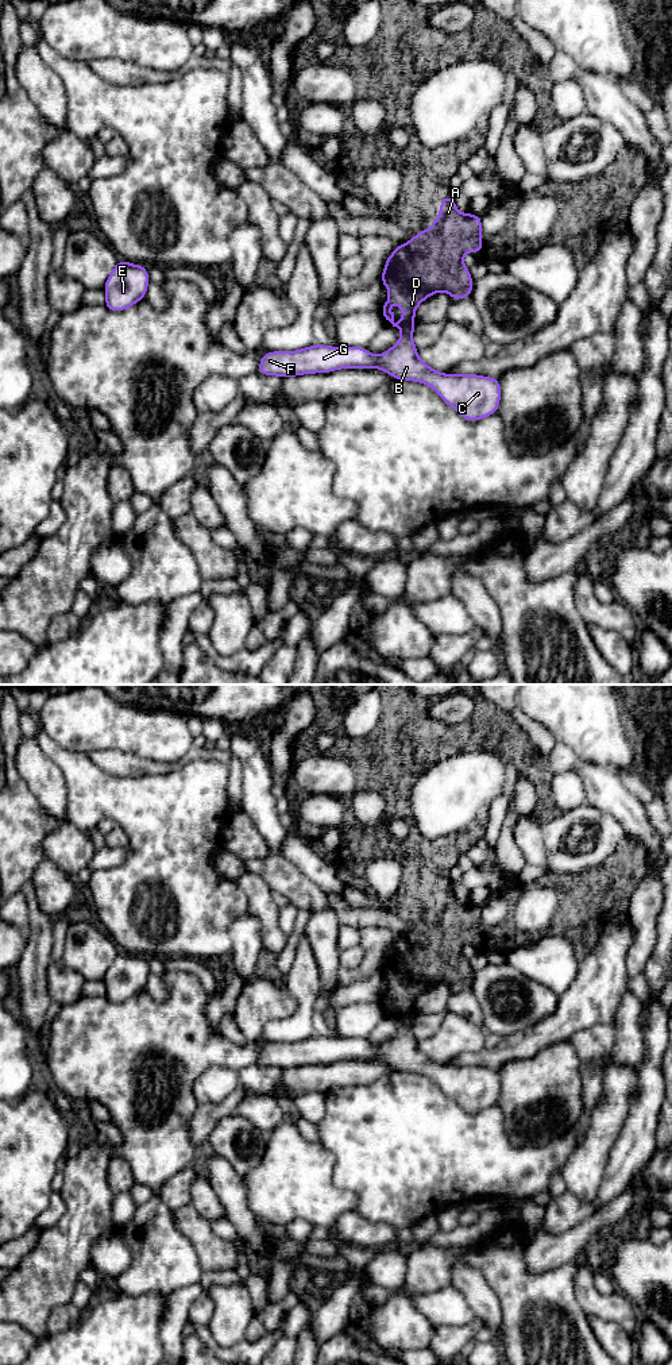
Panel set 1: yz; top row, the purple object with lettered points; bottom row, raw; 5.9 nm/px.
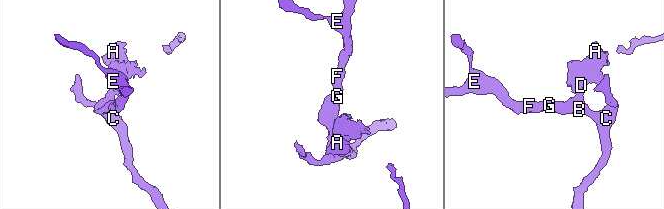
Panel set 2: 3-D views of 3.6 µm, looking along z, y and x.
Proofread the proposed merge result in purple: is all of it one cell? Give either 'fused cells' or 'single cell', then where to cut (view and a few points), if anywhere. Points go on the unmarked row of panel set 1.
fused cells; cut in yz along (413, 1007), (398, 1018)

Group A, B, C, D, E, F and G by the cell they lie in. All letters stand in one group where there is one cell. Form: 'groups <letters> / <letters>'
groups A D / B C E F G

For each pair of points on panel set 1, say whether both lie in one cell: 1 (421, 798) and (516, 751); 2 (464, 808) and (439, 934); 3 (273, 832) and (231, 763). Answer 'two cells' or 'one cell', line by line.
1: two cells
2: two cells
3: two cells

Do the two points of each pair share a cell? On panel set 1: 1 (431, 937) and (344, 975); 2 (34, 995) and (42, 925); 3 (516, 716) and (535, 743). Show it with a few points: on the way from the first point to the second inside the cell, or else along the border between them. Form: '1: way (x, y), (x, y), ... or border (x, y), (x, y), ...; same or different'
1: border (382, 966), (378, 971); different
2: way (34, 978), (34, 961), (39, 943); same
3: way (522, 723), (535, 736); same

